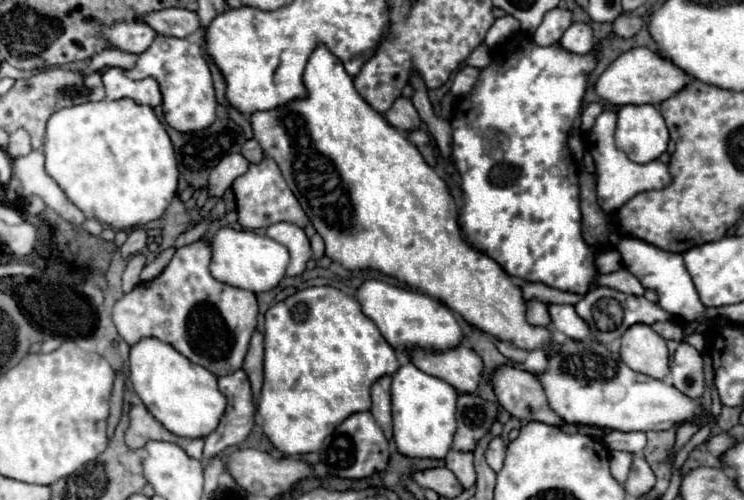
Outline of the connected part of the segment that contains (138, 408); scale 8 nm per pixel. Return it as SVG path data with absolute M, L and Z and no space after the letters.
M142 404L130 406L130 428L124 434L124 440L132 450L142 448L148 440L166 440L176 444L180 442L180 438L168 432L158 420L154 420L154 416Z

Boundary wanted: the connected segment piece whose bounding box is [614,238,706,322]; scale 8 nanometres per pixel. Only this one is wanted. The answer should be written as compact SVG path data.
M622 238L614 248L622 254L622 264L626 270L630 270L644 288L652 288L658 294L658 304L674 318L682 322L698 322L704 320L706 306L702 304L698 290L694 288L694 282L690 280L690 274L686 272L684 260L680 254L660 250L652 244L646 244L638 238Z

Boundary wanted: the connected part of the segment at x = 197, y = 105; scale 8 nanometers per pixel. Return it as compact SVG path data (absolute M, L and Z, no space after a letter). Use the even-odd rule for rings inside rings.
M156 36L150 48L138 54L136 64L124 72L130 78L152 76L160 84L164 118L174 130L194 132L210 126L216 120L216 94L212 86L212 76L202 48L196 40Z

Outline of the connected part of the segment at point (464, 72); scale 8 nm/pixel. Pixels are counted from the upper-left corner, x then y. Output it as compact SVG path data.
M462 66L462 68L458 70L458 74L454 76L452 94L454 94L456 98L466 96L466 94L472 90L472 86L476 84L478 74L480 74L480 70L478 70L478 68L472 68L472 66Z

